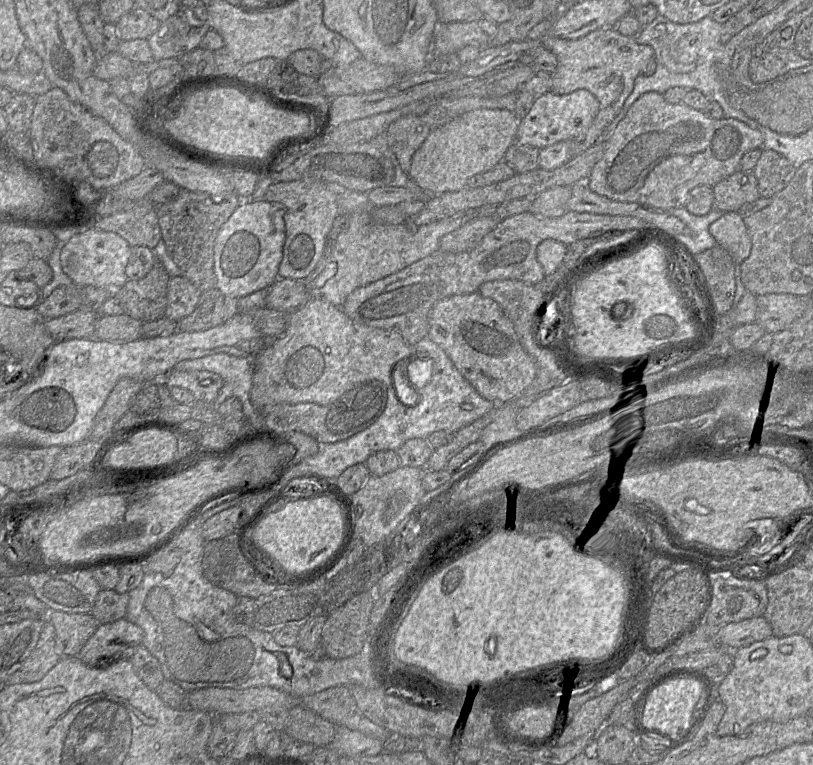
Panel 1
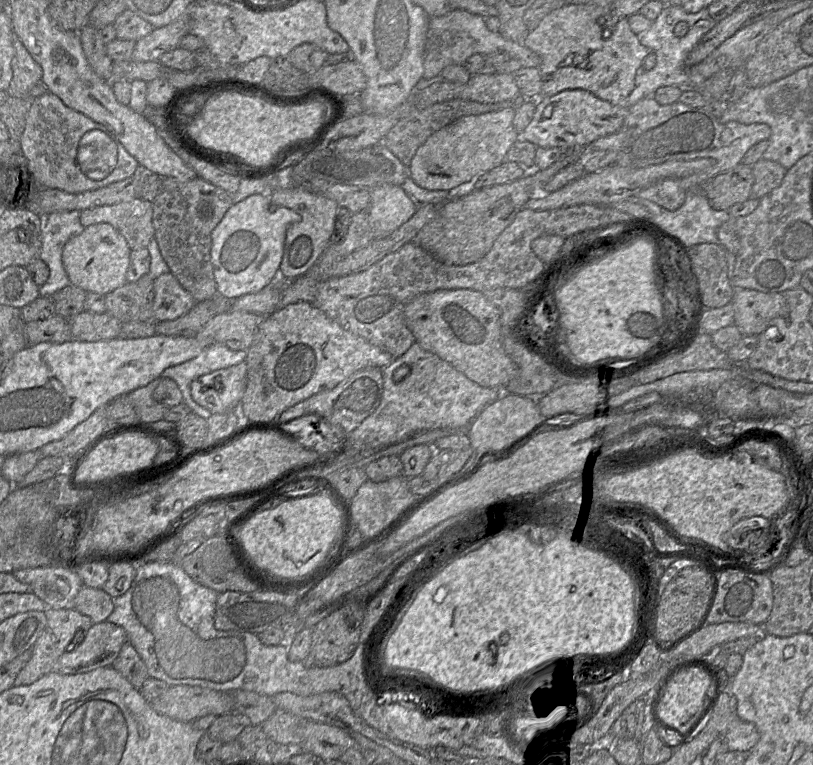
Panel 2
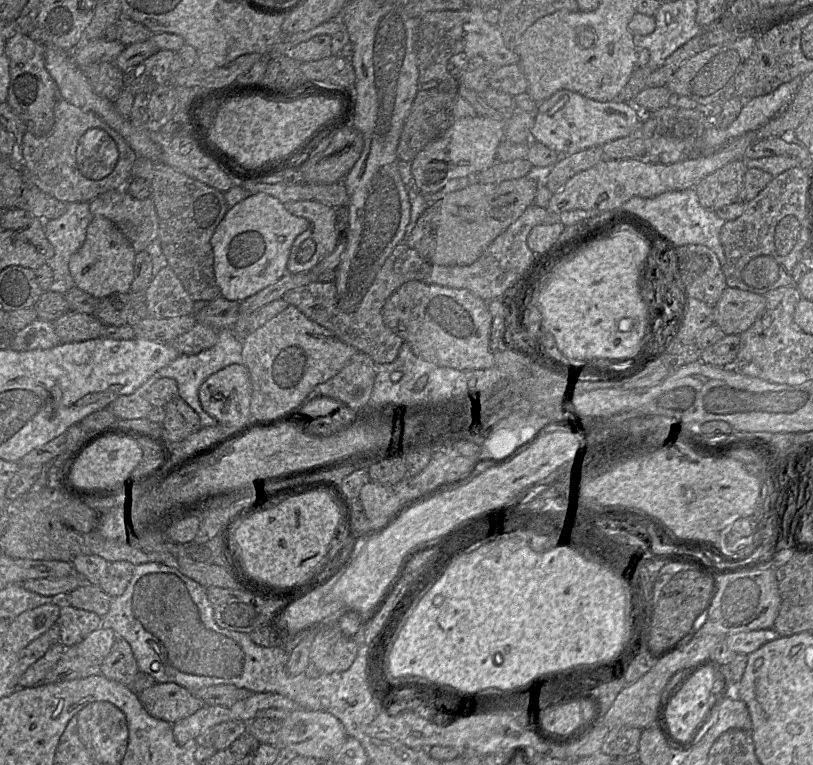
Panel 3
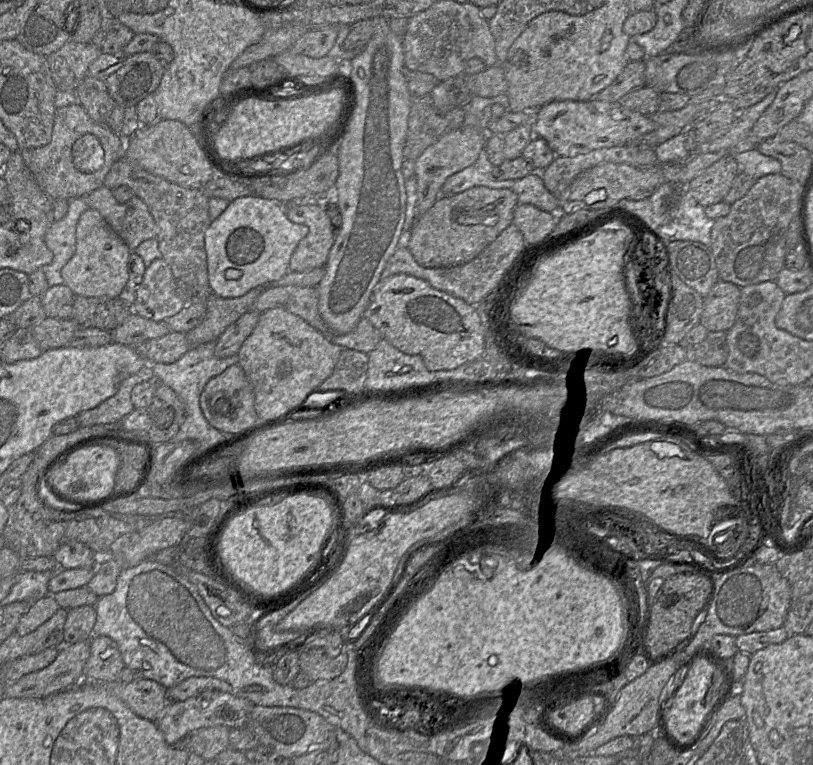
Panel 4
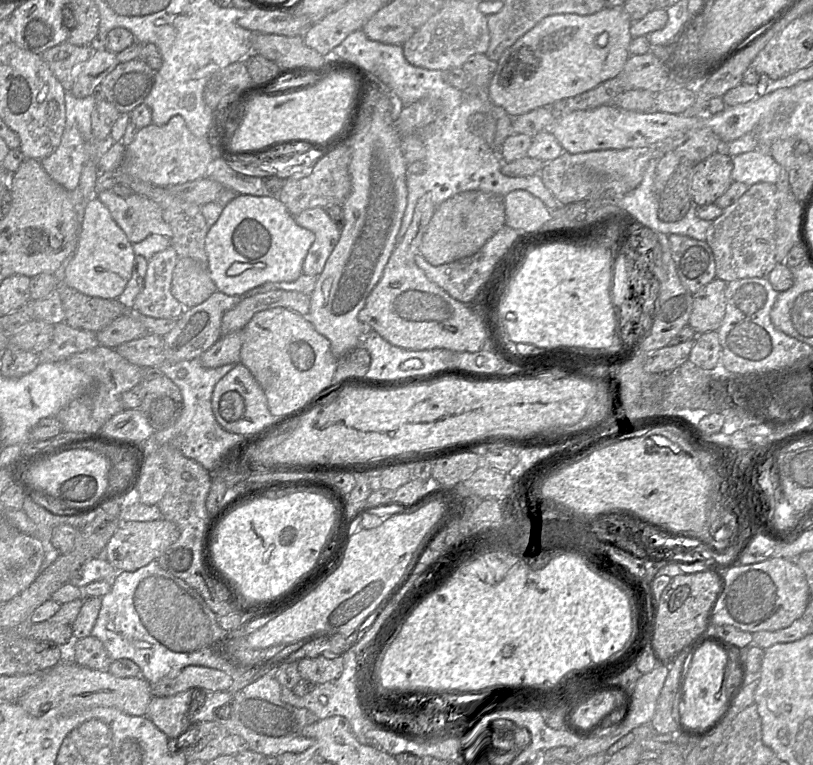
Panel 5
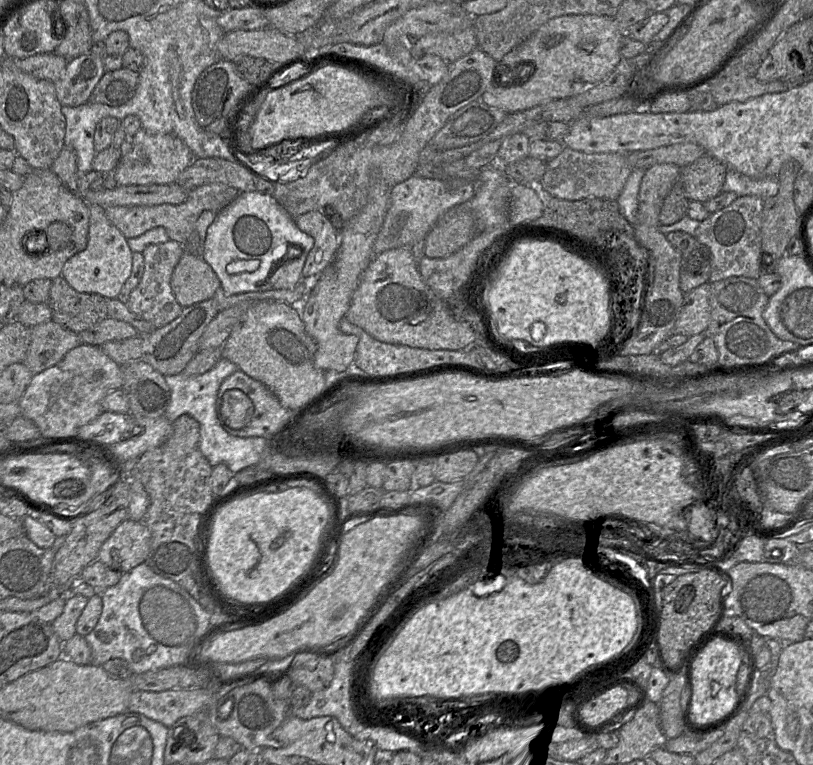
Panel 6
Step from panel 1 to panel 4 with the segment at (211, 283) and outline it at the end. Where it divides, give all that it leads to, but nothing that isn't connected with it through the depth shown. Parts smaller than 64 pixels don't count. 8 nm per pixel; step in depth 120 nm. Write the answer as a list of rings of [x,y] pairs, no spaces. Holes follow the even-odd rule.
[[[125,154],[117,159],[107,173],[103,185],[115,189],[129,186],[142,199],[153,216],[159,233],[156,237],[162,259],[171,268],[178,295],[187,303],[204,302],[213,293],[208,283],[207,255],[204,236],[212,220],[209,197],[202,189],[183,187],[152,174]]]

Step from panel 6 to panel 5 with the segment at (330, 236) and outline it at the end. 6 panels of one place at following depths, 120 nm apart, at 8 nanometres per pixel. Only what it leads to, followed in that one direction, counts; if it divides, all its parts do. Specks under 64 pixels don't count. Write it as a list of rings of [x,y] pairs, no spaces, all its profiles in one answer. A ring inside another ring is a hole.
[[[314,207],[294,216],[295,222],[315,235],[302,266],[302,273],[319,276],[340,238],[340,229],[324,208]]]

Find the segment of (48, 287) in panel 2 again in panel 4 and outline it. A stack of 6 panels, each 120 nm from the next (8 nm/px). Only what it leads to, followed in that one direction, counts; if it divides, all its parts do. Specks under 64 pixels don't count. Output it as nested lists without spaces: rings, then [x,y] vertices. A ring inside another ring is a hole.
[[[86,196],[68,200],[67,214],[61,220],[53,221],[46,230],[44,240],[53,253],[53,259],[40,269],[45,273],[50,287],[65,285],[61,270],[75,253],[76,227],[86,209]]]

